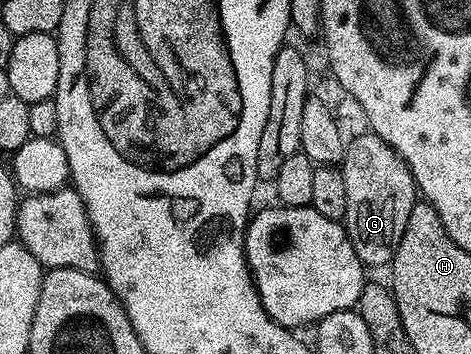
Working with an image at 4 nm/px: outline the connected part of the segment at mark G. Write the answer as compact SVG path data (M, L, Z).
M373 132L365 133L347 141L346 154L340 163L344 192L348 196L344 225L363 267L386 268L393 263L400 236L404 236L408 216L416 201L416 187L405 160L387 142L380 140L380 136Z

